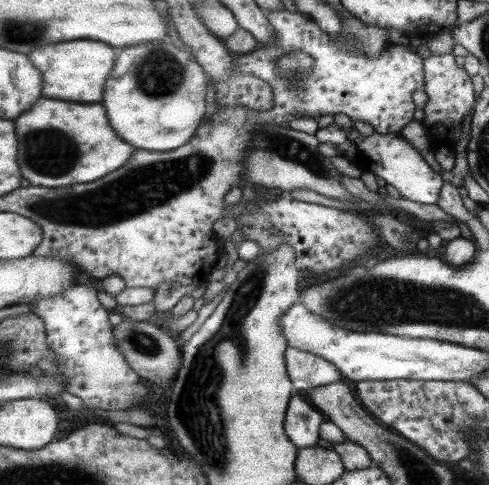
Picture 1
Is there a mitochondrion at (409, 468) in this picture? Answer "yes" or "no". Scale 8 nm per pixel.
yes

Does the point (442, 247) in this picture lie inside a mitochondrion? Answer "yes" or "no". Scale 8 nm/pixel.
no

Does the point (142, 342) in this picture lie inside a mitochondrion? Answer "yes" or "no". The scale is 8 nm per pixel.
yes

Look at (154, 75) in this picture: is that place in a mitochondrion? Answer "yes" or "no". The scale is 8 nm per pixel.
yes

